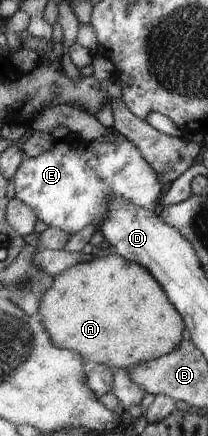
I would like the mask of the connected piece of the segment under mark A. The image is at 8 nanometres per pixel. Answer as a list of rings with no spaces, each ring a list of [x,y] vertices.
[[[120,255],[94,257],[71,266],[54,278],[51,286],[42,293],[38,313],[54,344],[61,349],[80,353],[88,367],[104,365],[117,369],[130,368],[167,355],[179,347],[187,335],[183,317],[160,286],[147,268]]]

